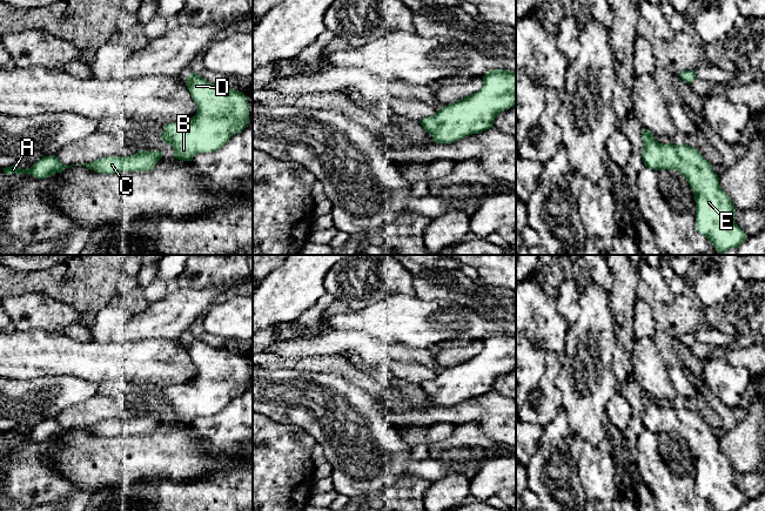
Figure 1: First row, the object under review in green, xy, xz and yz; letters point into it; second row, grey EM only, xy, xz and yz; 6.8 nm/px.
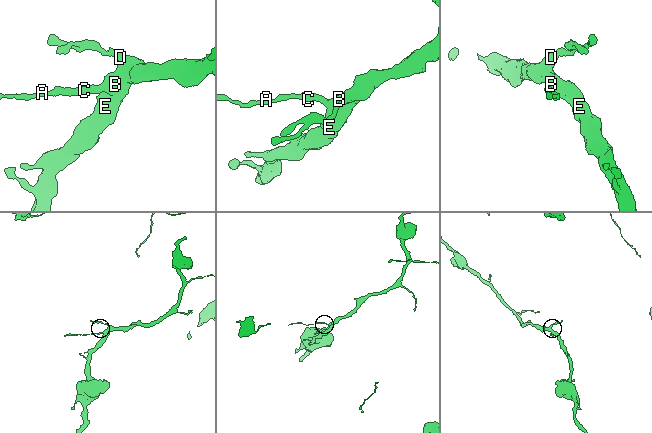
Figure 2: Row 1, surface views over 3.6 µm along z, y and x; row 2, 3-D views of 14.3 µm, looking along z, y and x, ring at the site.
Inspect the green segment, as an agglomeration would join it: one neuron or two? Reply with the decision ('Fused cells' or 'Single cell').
Single cell

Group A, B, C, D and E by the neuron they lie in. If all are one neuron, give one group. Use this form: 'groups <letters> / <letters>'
groups A B C D E

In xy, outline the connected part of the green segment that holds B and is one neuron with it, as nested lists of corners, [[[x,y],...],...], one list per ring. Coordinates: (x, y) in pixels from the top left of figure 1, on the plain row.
[[[192,336],[187,351],[196,368],[196,377],[186,384],[167,386],[161,402],[174,412],[174,421],[193,424],[199,416],[223,410],[249,384],[247,359],[235,352],[215,348]]]

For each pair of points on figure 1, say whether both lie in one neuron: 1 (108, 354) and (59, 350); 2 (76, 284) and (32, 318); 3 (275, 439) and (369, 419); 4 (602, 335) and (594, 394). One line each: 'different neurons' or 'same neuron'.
1: same neuron
2: different neurons
3: different neurons
4: same neuron

